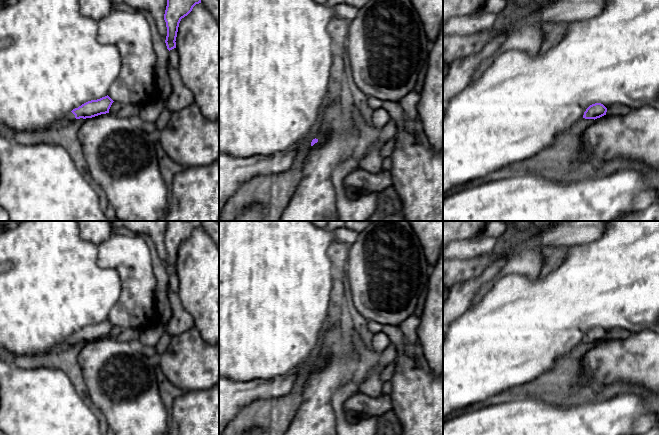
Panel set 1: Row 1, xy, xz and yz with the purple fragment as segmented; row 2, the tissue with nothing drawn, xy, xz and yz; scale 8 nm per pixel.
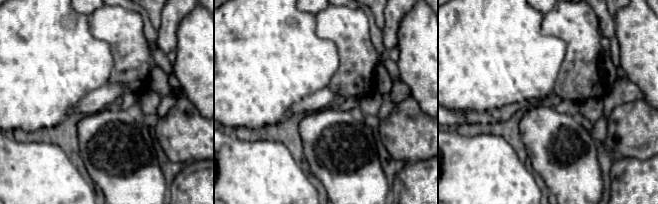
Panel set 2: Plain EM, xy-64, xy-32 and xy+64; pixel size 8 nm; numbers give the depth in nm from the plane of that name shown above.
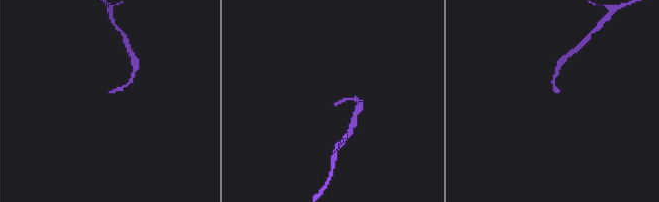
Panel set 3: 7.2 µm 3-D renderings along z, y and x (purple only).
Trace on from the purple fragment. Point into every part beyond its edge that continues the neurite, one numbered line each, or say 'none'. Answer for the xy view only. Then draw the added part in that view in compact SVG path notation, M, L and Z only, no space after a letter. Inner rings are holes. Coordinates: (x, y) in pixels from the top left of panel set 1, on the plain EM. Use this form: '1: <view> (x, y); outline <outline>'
1: xy (69, 341); outline M72 336L66 338L66 340L57 348L57 350L65 350L69 346L75 344L75 339Z

